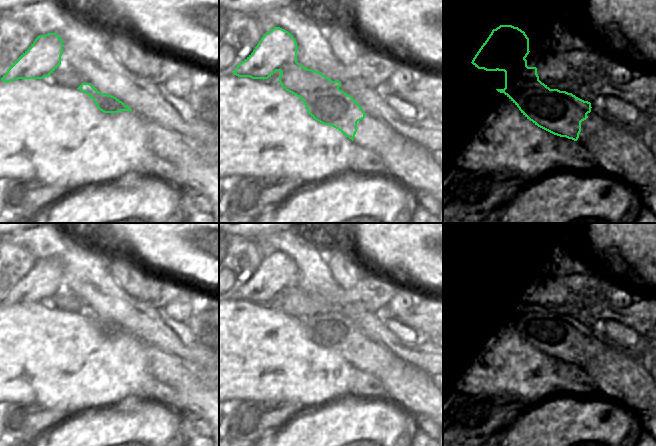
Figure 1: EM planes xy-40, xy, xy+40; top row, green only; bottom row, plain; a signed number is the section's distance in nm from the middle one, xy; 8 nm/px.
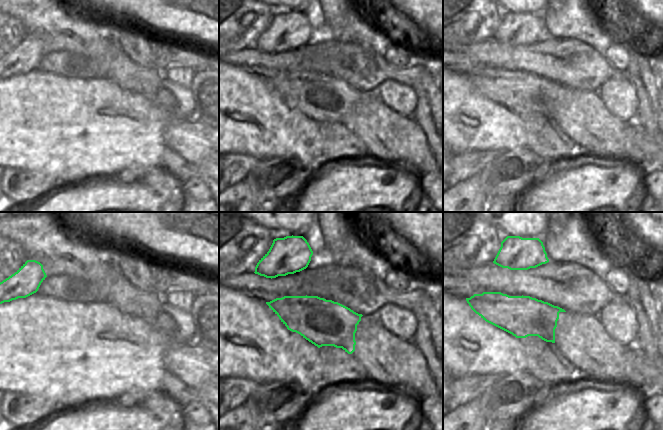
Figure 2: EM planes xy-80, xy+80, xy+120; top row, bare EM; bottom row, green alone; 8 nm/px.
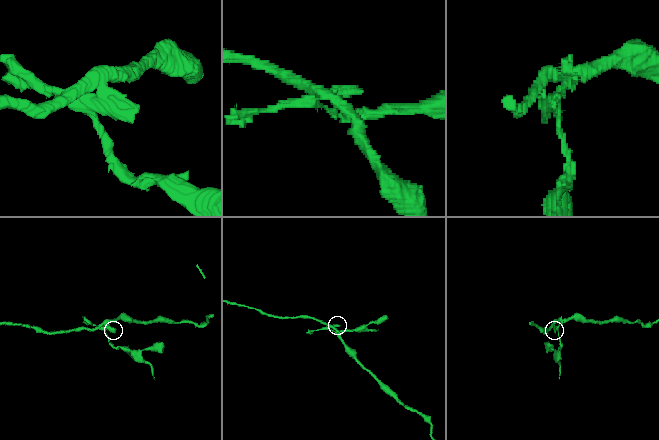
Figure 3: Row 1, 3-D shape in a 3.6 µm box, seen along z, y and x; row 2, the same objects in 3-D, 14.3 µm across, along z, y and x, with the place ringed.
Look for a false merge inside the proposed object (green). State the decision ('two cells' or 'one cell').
two cells

